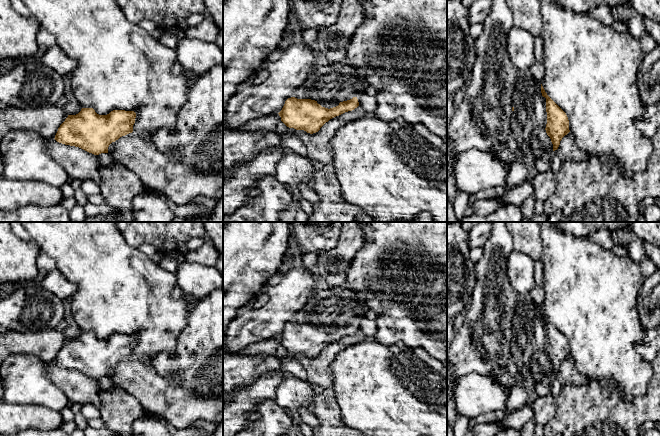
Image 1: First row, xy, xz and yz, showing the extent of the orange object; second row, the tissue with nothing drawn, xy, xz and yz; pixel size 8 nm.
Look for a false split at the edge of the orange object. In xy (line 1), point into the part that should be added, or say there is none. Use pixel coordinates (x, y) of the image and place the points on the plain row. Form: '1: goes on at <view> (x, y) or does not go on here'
1: does not go on here

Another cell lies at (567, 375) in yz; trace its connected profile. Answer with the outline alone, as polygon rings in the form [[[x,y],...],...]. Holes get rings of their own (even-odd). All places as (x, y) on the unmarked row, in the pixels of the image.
[[[570,356],[562,362],[558,373],[554,376],[560,381],[562,386],[584,385],[590,382],[589,378],[577,371],[575,362]]]

